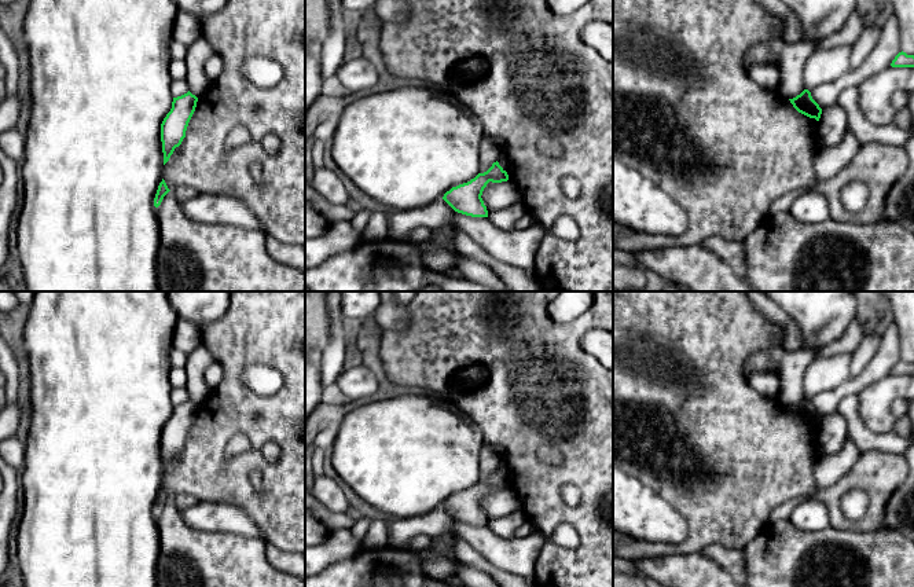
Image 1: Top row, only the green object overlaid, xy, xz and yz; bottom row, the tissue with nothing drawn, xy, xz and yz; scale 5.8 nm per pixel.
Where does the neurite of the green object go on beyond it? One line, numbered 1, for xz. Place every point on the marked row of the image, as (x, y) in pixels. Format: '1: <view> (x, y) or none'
1: none

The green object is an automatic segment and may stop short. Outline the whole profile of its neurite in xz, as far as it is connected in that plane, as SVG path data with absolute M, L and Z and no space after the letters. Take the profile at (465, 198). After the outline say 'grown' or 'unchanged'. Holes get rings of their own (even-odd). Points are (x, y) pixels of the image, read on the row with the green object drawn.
M496 161L487 172L478 173L467 183L452 187L444 194L443 199L458 213L471 217L488 217L487 206L481 198L484 188L489 181L502 183L507 180L507 172Z; unchanged

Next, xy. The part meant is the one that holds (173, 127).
M190 91L181 96L173 98L172 109L161 124L164 165L186 137L186 131L195 111L197 102L198 98Z; unchanged

